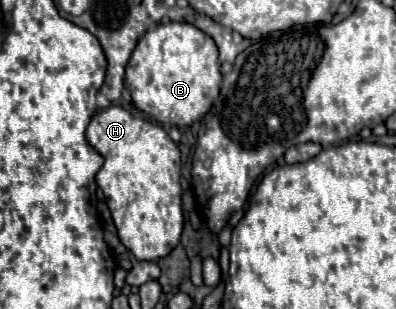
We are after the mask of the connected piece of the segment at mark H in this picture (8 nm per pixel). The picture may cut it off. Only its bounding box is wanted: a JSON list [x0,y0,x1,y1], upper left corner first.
[86,104,184,262]

